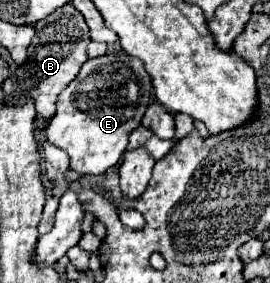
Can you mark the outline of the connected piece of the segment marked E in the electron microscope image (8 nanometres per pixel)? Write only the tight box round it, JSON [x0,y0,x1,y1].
[46,51,152,175]

